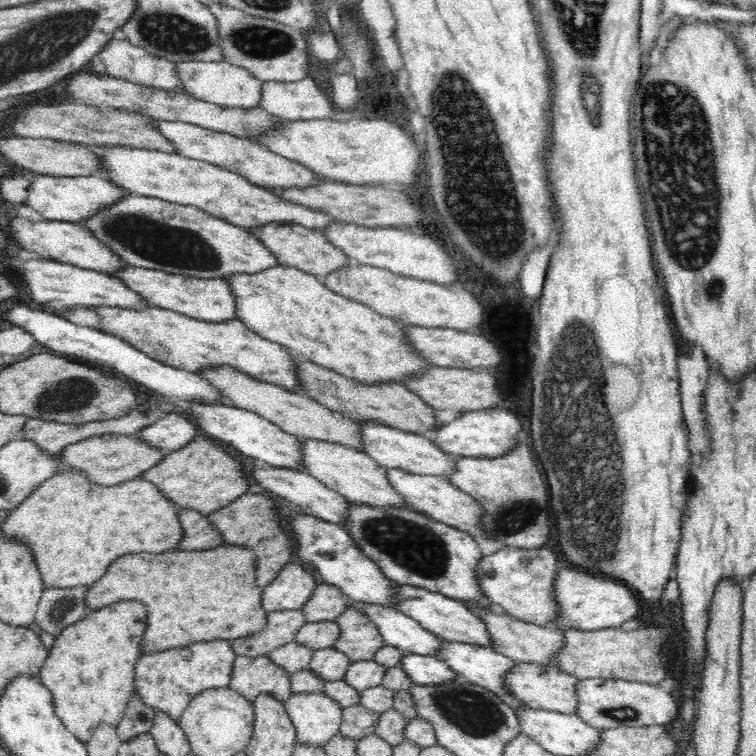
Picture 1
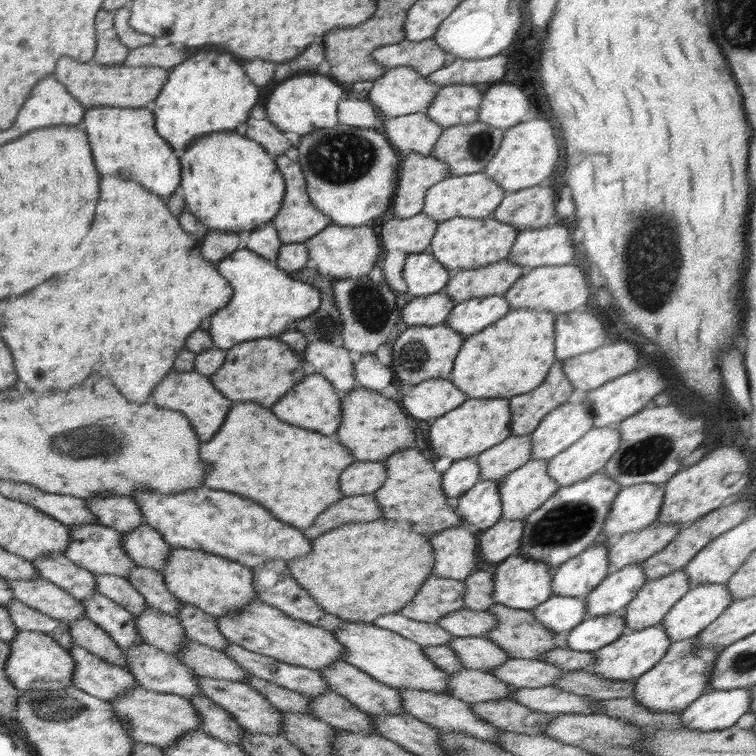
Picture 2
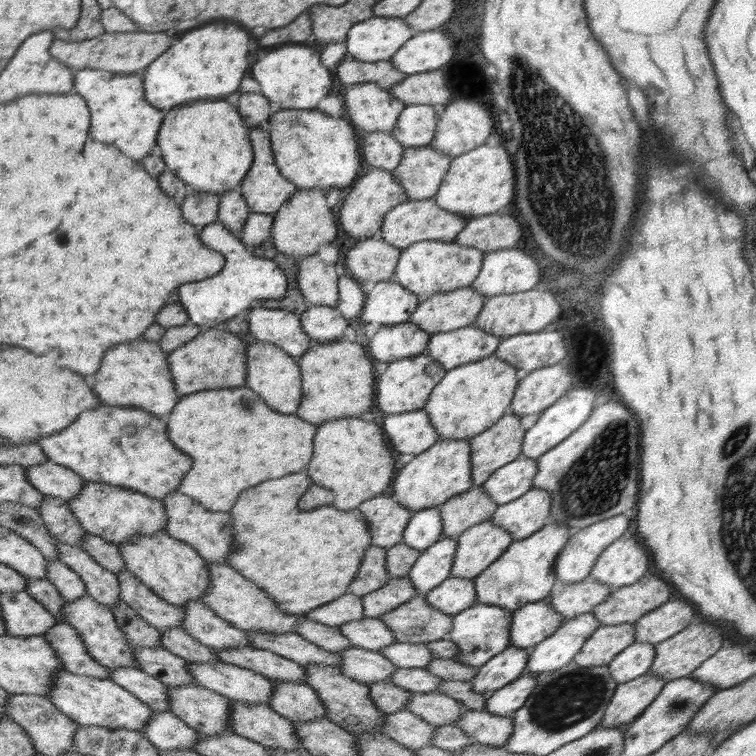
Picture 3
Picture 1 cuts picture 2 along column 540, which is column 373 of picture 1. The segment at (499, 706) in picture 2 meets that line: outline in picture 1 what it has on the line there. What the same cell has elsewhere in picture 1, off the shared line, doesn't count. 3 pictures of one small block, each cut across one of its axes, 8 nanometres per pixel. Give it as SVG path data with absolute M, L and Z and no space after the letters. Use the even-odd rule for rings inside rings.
M361 704L343 709L340 733L346 738L361 739L372 735L378 724L379 713L364 708Z

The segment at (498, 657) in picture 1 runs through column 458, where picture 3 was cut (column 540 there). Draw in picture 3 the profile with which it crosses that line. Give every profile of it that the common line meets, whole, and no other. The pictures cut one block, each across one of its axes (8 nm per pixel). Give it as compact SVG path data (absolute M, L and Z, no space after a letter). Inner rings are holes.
M591 612L579 614L562 622L549 638L545 638L530 649L525 672L536 674L554 672L566 666L580 652L586 639L601 624Z

